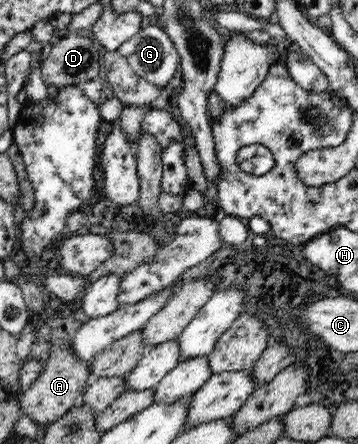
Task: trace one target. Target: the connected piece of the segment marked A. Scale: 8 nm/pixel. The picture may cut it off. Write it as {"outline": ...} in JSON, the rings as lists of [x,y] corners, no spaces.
{"outline":[[[70,345],[55,346],[51,356],[44,363],[44,371],[41,372],[39,378],[16,396],[21,414],[30,417],[38,428],[47,428],[48,425],[62,418],[72,407],[79,404],[82,394],[91,380],[89,364],[84,364],[79,358],[74,357]]]}

